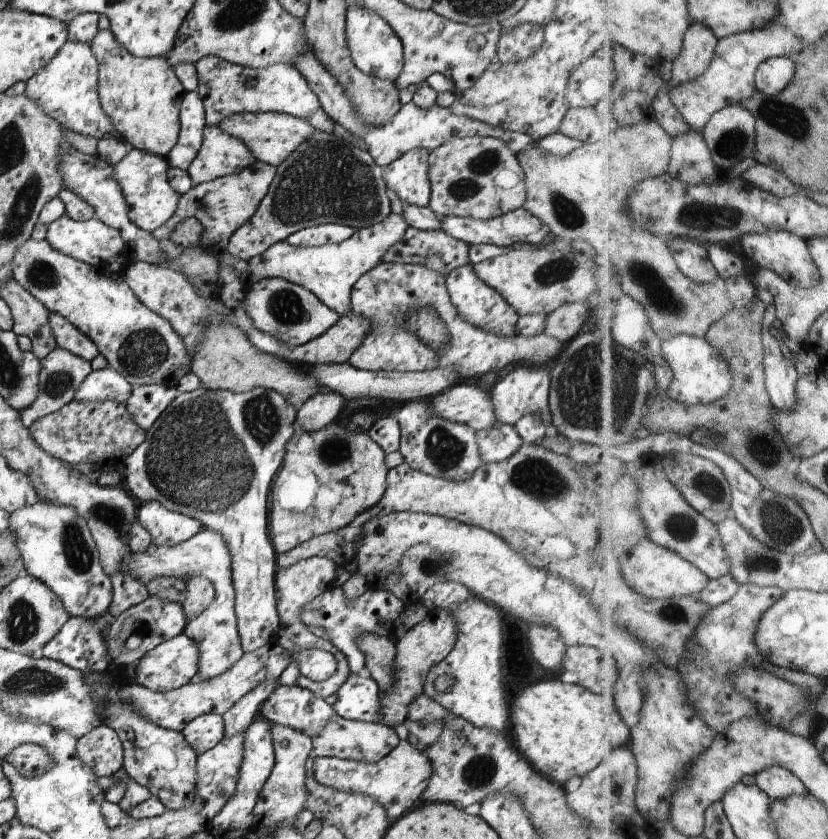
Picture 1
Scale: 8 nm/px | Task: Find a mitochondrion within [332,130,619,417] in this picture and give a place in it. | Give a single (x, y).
(489, 160)

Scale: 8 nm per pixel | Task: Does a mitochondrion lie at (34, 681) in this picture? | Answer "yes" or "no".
yes

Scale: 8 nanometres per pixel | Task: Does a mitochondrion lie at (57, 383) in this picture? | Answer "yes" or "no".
yes

